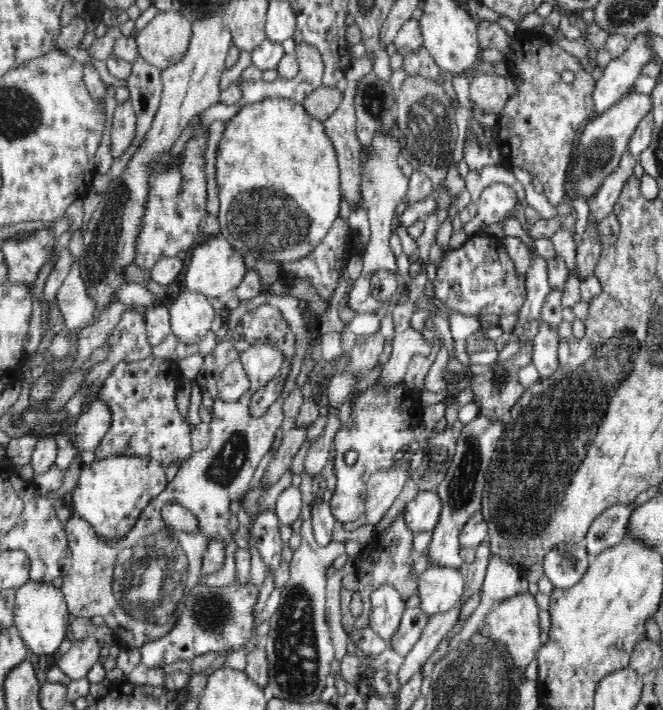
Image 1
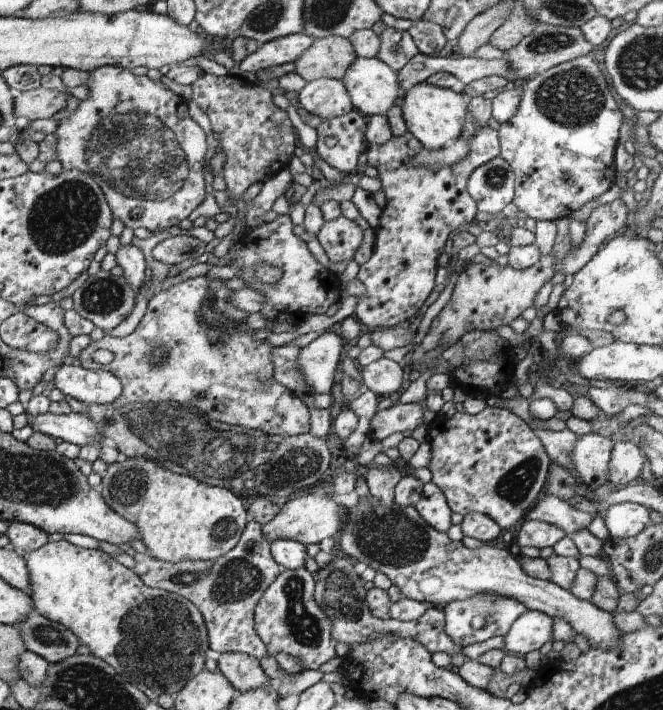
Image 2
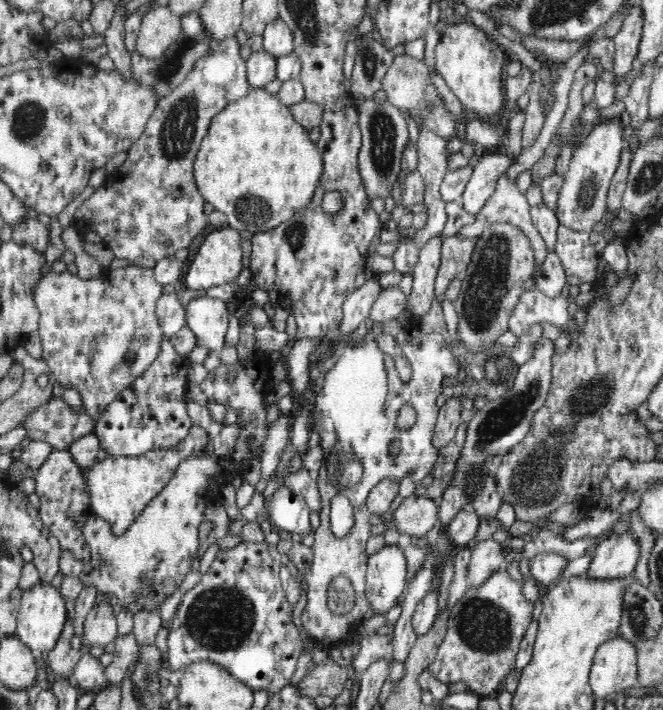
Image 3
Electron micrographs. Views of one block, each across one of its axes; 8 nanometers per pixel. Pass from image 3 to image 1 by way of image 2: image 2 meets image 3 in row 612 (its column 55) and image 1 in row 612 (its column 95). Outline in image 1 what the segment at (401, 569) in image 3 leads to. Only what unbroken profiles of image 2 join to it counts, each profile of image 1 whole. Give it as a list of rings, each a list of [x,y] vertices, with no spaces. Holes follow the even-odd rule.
[[[388,583],[377,586],[370,593],[370,600],[368,625],[389,646],[390,637],[399,629],[405,602],[392,584]]]

